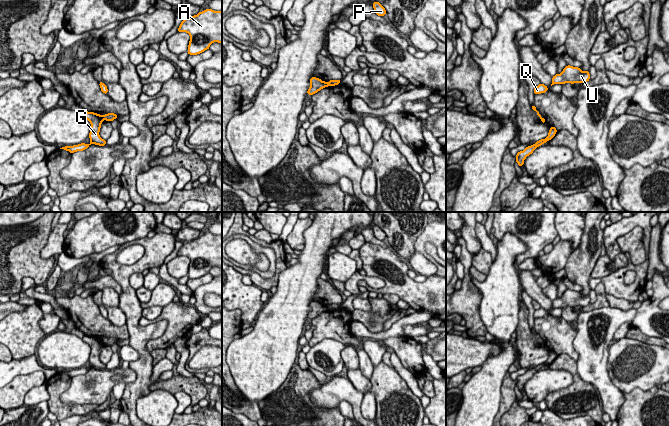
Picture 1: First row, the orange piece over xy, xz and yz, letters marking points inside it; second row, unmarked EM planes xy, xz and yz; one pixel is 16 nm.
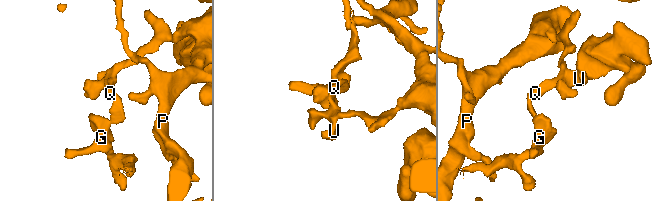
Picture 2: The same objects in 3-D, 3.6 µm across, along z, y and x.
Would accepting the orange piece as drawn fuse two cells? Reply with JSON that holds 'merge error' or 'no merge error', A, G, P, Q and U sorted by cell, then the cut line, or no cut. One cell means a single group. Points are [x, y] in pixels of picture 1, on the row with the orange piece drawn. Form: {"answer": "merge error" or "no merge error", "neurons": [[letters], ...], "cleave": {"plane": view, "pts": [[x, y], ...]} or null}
{"answer": "merge error", "neurons": [["A", "P", "Q", "U"], ["G"]], "cleave": {"plane": "xy", "pts": [[103, 116], [104, 118]]}}

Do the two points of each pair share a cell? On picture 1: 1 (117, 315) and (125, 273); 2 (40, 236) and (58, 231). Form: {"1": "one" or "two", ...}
{"1": "two", "2": "two"}

